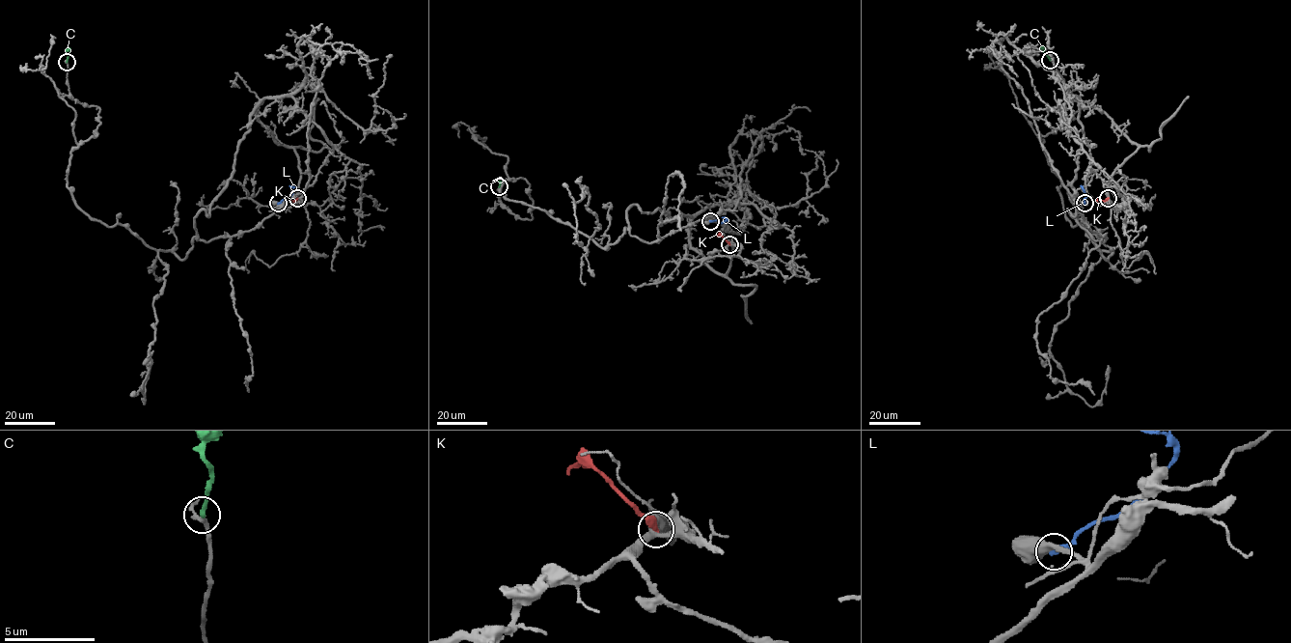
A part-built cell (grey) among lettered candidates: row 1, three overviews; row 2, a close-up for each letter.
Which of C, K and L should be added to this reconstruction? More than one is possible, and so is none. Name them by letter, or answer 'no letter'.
C

